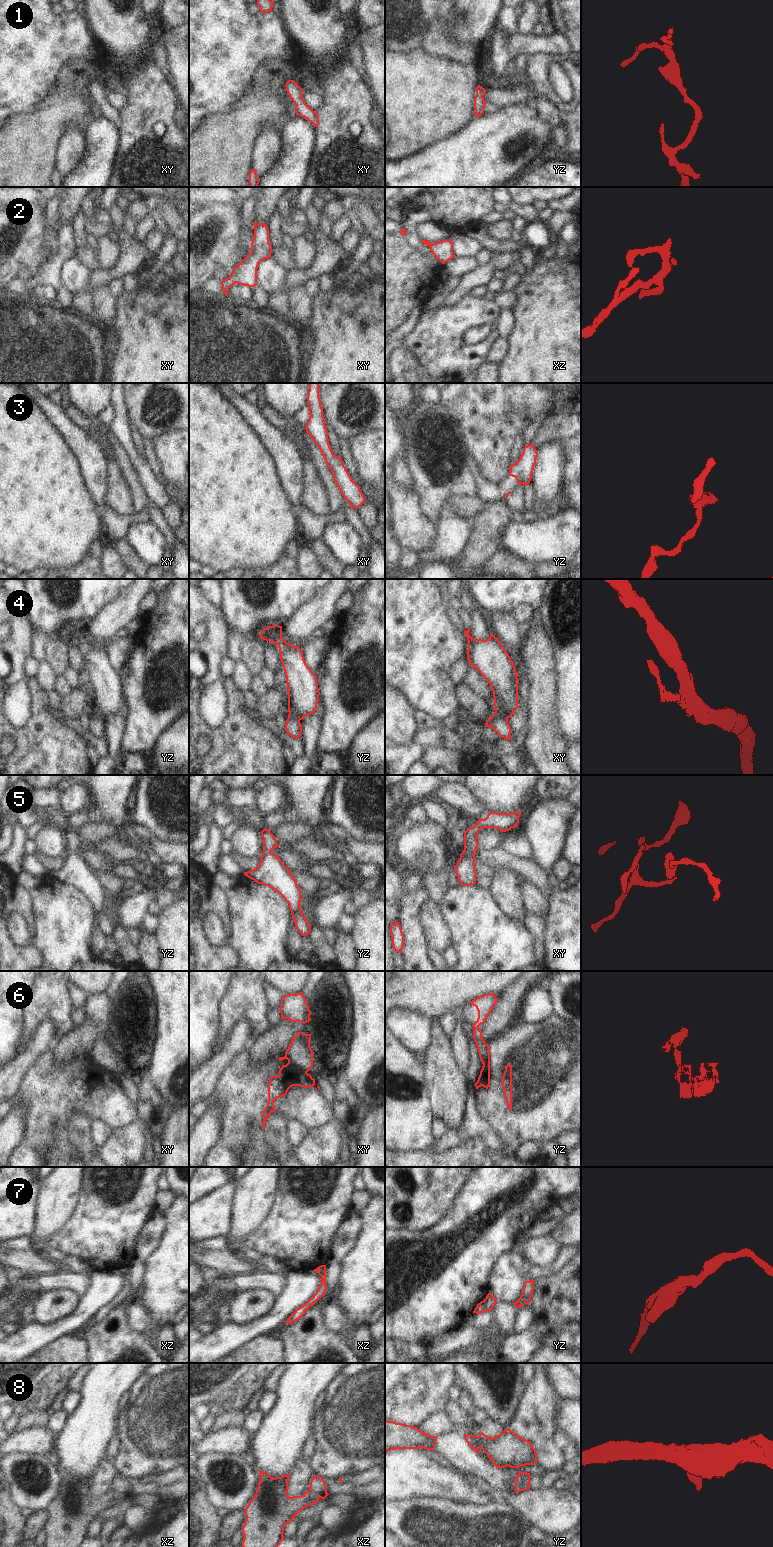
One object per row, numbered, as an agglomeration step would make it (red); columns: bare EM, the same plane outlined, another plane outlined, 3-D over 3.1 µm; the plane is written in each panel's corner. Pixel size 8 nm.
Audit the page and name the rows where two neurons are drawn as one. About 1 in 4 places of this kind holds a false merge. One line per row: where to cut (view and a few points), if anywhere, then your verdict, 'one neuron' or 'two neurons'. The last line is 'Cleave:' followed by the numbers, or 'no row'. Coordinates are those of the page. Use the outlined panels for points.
1: no cut | one neuron
2: no cut | one neuron
3: no cut | one neuron
4: xy (495, 710), (508, 717) | two neurons
5: no cut | one neuron
6: yz (488, 1046), (488, 1060), (483, 1065) | two neurons
7: no cut | one neuron
8: no cut | one neuron
Cleave: 4, 6

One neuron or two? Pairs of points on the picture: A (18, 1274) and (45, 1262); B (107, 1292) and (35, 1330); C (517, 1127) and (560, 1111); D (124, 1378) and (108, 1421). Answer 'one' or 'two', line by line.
A: two
B: one
C: one
D: one

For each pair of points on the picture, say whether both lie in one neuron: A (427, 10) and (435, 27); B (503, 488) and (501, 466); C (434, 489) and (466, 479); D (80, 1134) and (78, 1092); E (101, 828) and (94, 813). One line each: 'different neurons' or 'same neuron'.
A: different neurons
B: different neurons
C: same neuron
D: different neurons
E: different neurons

